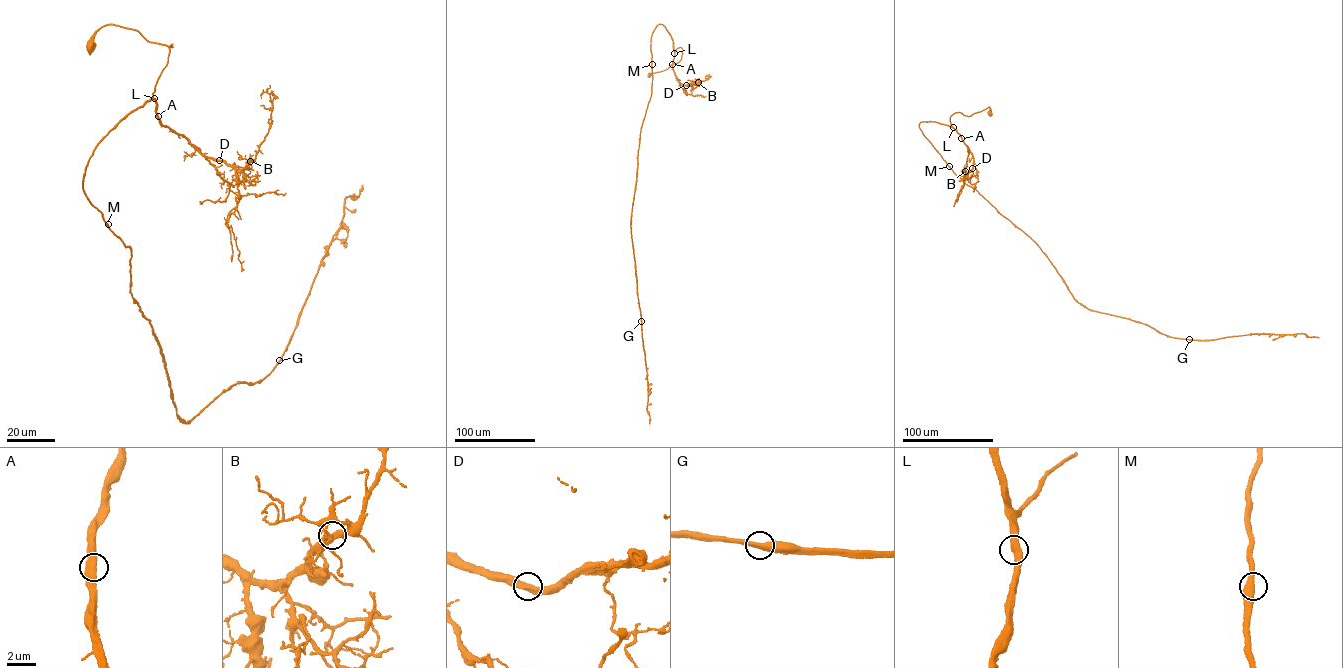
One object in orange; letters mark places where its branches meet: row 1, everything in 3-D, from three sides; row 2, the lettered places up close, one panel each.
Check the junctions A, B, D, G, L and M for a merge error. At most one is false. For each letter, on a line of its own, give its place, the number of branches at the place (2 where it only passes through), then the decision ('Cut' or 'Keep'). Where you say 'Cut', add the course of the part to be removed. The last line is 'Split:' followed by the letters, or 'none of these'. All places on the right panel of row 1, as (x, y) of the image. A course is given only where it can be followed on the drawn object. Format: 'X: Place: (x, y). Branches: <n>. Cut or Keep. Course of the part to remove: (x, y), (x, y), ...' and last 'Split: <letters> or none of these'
A: Place: (961, 138). Branches: 2. Keep
B: Place: (965, 171). Branches: 2. Keep
D: Place: (972, 168). Branches: 2. Keep
G: Place: (1189, 339). Branches: 2. Cut. Course of the part to remove: (1189, 339), (1168, 336), (1145, 324), (1085, 308), (1074, 299), (1041, 250)
L: Place: (953, 127). Branches: 2. Keep
M: Place: (949, 166). Branches: 2. Keep
Split: G

